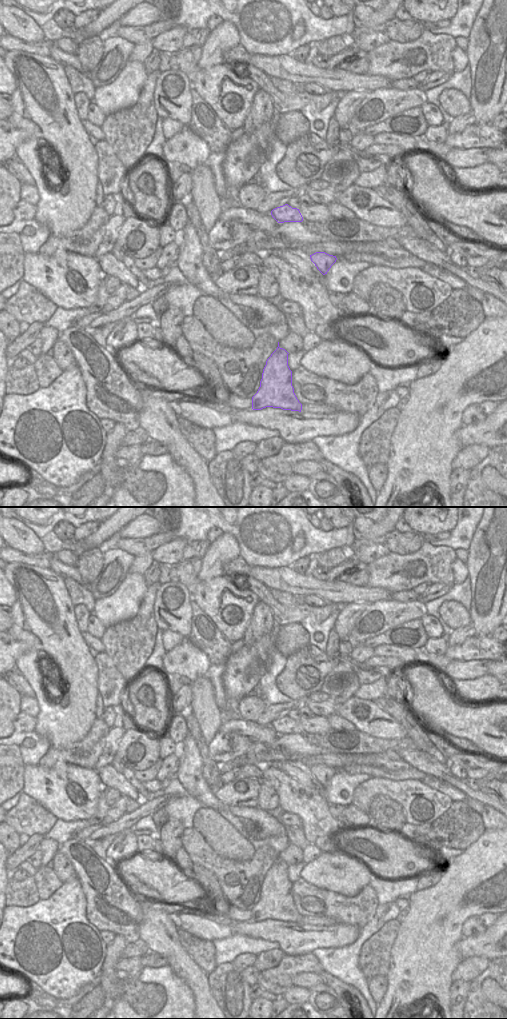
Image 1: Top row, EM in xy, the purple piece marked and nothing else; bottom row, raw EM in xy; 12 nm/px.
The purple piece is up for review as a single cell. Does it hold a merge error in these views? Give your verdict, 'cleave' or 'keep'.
keep

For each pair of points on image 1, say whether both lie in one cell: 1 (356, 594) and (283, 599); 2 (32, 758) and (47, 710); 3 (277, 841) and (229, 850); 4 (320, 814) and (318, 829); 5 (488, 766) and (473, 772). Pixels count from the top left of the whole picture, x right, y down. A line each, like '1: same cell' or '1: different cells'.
1: different cells
2: different cells
3: different cells
4: same cell
5: same cell

